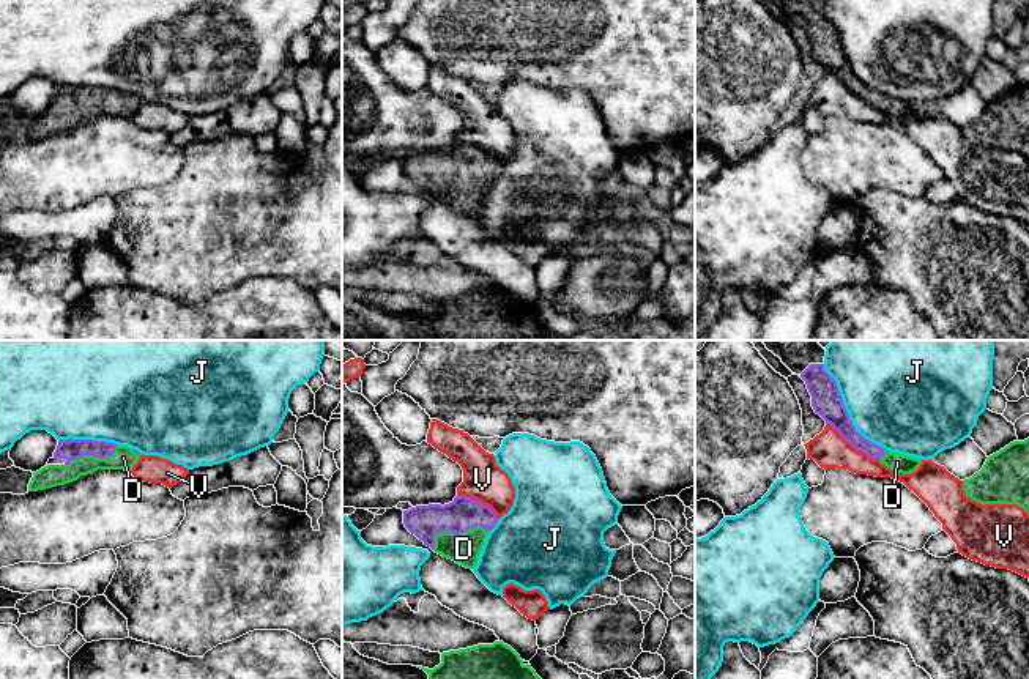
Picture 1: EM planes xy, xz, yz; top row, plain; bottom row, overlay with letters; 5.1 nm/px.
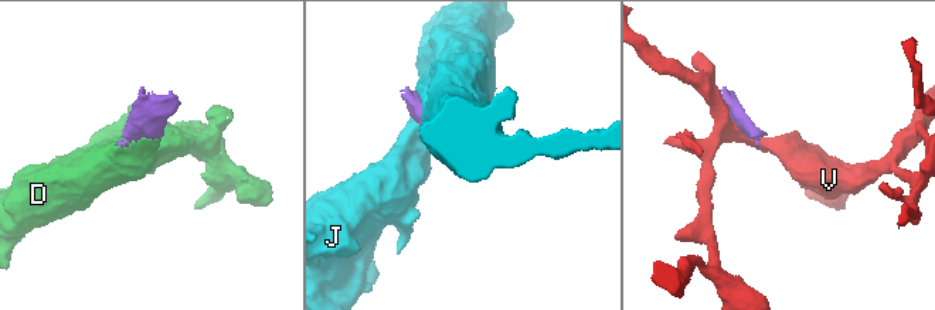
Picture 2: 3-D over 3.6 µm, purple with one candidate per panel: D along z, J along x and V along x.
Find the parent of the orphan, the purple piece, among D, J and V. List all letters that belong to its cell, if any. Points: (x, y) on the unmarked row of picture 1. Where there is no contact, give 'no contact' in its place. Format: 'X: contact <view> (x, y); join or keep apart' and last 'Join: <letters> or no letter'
D: contact xz (454, 180); join
J: contact yz (846, 59); keep apart
V: contact yz (853, 92); keep apart
Join: D

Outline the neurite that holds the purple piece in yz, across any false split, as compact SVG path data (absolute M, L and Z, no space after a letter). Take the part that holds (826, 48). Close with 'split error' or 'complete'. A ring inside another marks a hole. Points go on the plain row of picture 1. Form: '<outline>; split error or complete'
M774 0L796 22L799 22L812 43L812 54L826 71L830 71L848 90L867 101L873 107L895 120L914 120L922 106L908 104L864 85L853 72L849 61L843 52L837 28L824 17L826 0Z; split error

